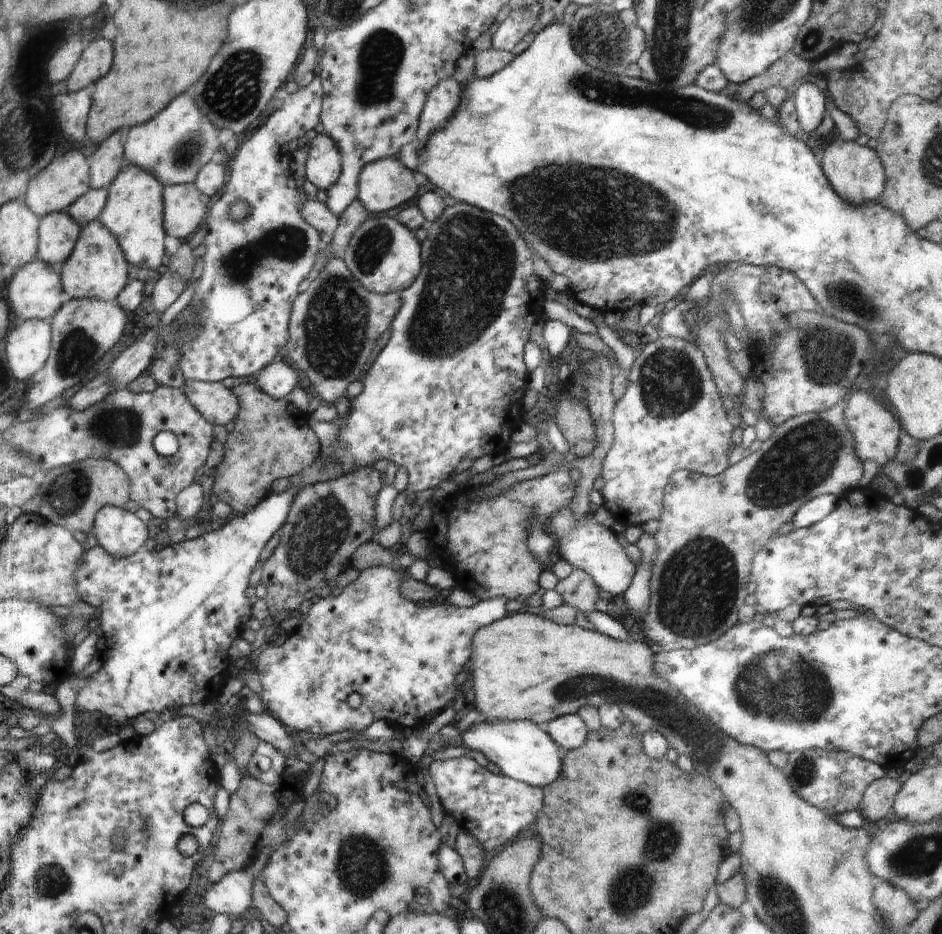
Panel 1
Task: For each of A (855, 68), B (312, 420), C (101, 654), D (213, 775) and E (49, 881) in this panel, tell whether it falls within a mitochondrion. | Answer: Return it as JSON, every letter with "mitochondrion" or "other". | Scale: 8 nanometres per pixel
{"A":"other","B":"other","C":"other","D":"other","E":"mitochondrion"}

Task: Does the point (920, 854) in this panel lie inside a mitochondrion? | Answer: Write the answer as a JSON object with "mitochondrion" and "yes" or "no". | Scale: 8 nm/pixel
{"mitochondrion":"yes"}

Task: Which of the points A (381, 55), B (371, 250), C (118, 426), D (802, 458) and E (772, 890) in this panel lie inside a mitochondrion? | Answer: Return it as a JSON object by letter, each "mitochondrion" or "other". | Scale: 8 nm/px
{"A":"mitochondrion","B":"mitochondrion","C":"mitochondrion","D":"mitochondrion","E":"mitochondrion"}

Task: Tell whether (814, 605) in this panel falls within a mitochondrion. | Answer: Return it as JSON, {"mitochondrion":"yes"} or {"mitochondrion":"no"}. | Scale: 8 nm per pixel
{"mitochondrion":"no"}

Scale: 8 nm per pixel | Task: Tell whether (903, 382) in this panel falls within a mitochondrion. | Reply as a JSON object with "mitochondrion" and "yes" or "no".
{"mitochondrion":"no"}

